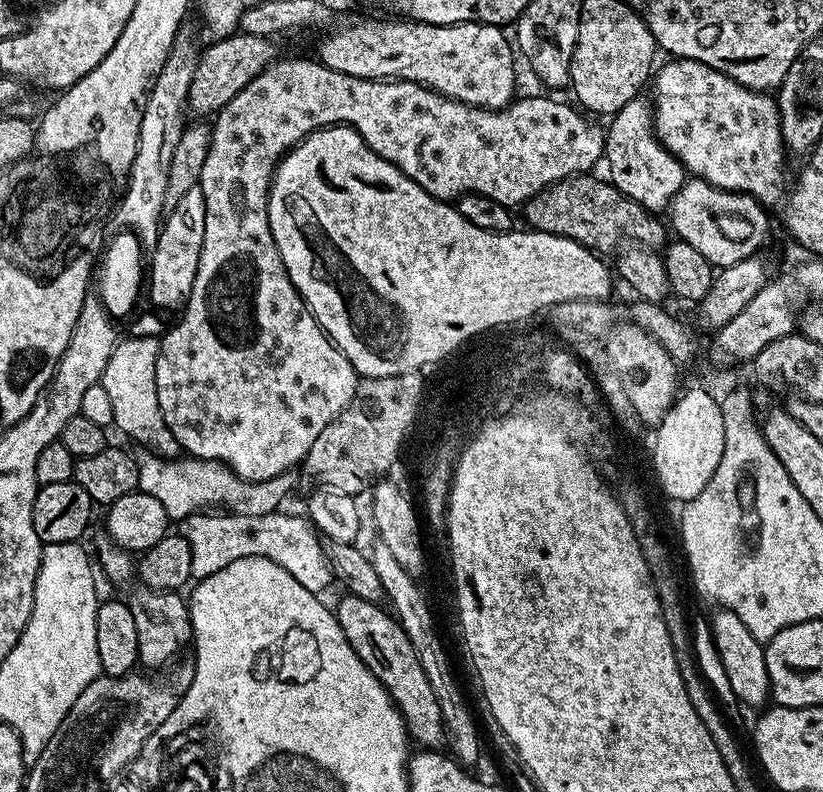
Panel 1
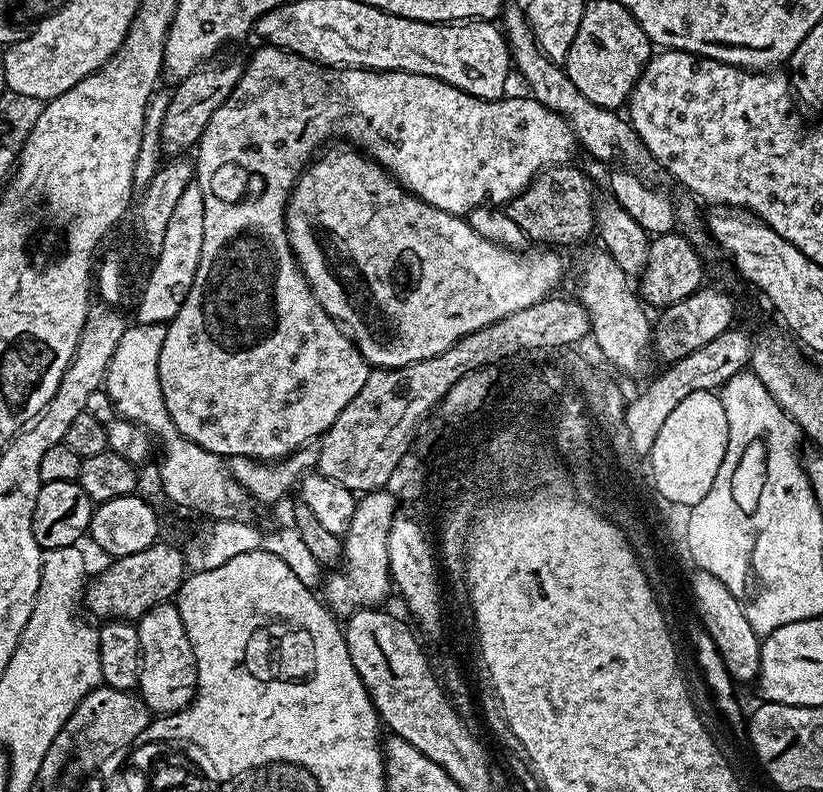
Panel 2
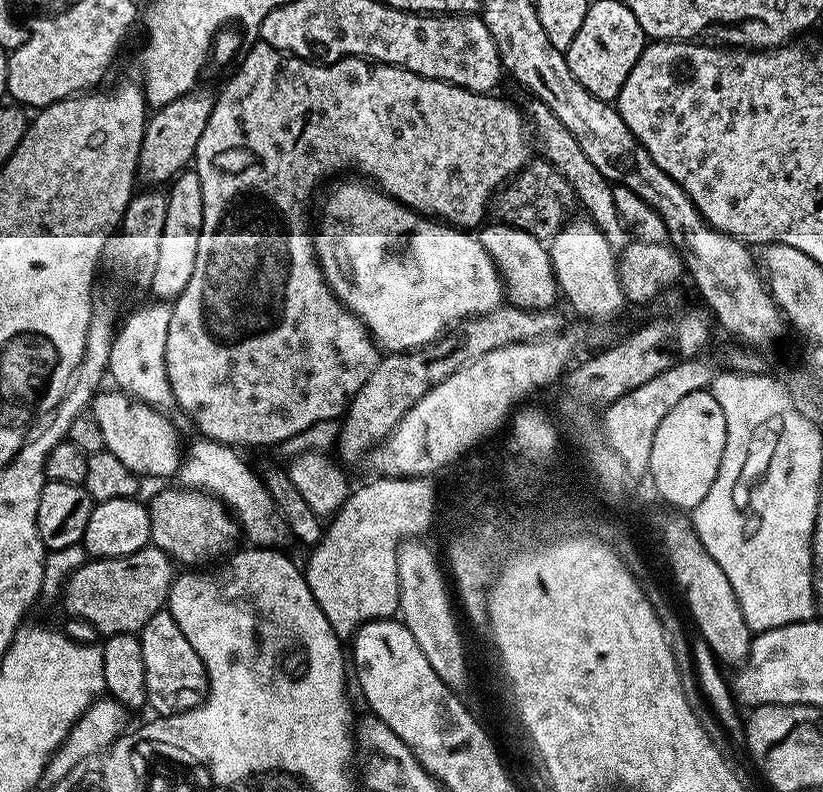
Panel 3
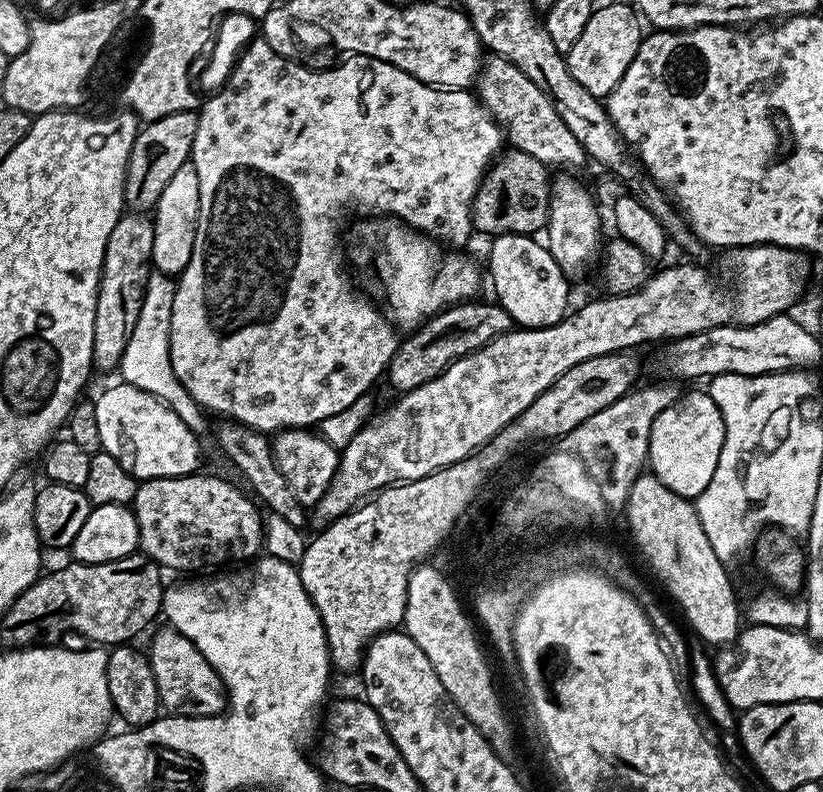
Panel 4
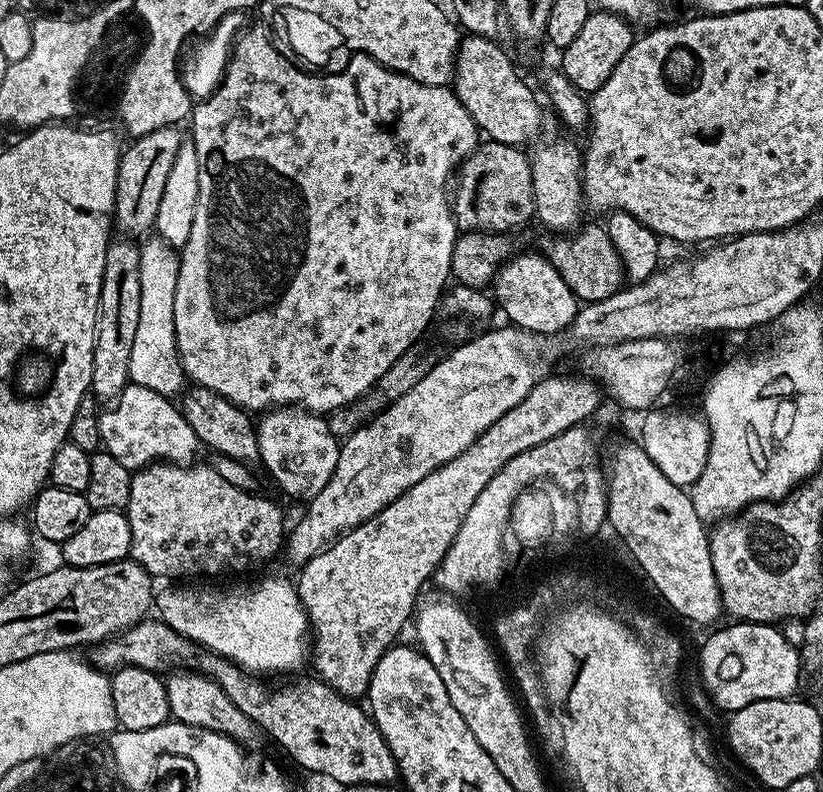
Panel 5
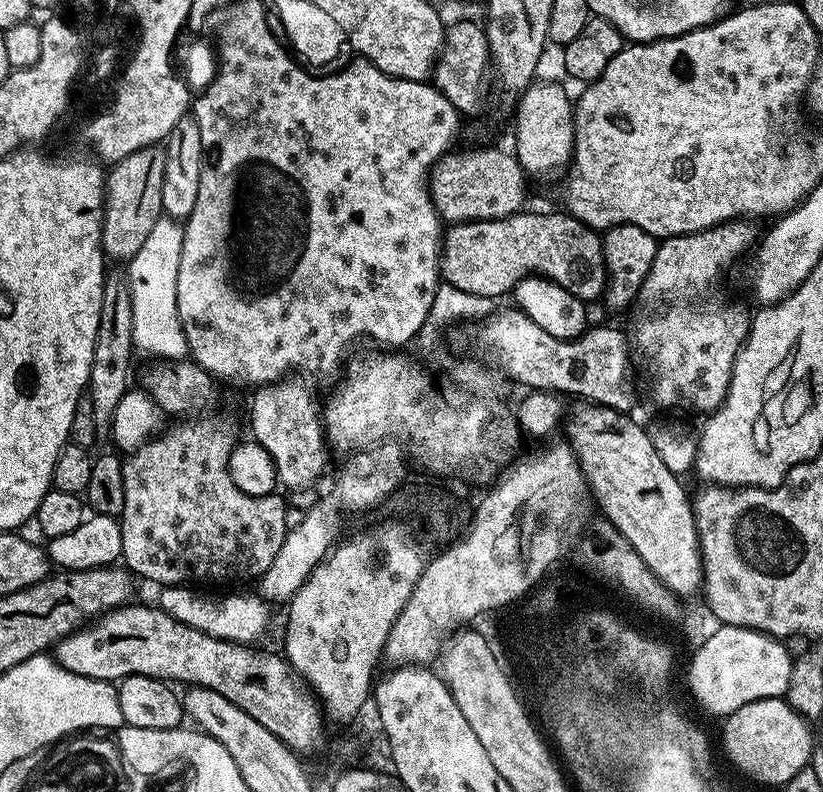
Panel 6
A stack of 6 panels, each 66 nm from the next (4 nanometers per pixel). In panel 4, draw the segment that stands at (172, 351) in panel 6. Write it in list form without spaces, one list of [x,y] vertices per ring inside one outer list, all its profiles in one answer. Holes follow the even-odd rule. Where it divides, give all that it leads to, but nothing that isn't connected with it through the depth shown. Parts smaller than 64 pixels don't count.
[[[153,271],[146,286],[146,294],[142,298],[142,310],[138,310],[138,323],[134,325],[134,334],[130,334],[130,342],[126,342],[126,352],[122,354],[118,372],[119,375],[124,375],[121,376],[123,383],[156,396],[182,418],[182,422],[193,434],[203,437],[204,427],[208,424],[206,413],[194,402],[194,398],[190,398],[186,386],[178,382],[174,366],[170,362],[170,314],[174,310],[175,293],[176,280],[162,272]]]

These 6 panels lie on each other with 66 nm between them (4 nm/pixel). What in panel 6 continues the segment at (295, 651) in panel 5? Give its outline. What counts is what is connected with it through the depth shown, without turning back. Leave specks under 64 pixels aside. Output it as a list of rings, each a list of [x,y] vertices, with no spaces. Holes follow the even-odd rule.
[[[164,586],[159,589],[158,607],[178,622],[208,632],[219,640],[235,640],[238,644],[255,645],[256,639],[268,628],[268,609],[259,595],[203,596],[203,591],[192,586]]]

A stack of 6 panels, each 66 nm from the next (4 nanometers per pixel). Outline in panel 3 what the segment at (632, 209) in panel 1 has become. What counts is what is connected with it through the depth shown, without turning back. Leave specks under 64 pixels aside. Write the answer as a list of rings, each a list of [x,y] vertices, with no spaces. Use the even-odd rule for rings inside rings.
[[[532,158],[492,197],[490,212],[496,215],[493,217],[499,223],[526,230],[526,234],[534,234],[539,240],[548,242],[560,233],[566,218],[573,215],[572,207],[575,209],[577,204],[576,192],[563,174],[550,161]]]

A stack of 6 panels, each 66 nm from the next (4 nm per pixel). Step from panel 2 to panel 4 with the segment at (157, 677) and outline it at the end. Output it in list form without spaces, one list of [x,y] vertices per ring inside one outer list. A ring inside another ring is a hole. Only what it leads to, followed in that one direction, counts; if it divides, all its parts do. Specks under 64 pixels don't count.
[[[163,627],[153,634],[150,651],[161,709],[174,716],[221,715],[226,708],[226,689],[220,675],[177,628]]]

